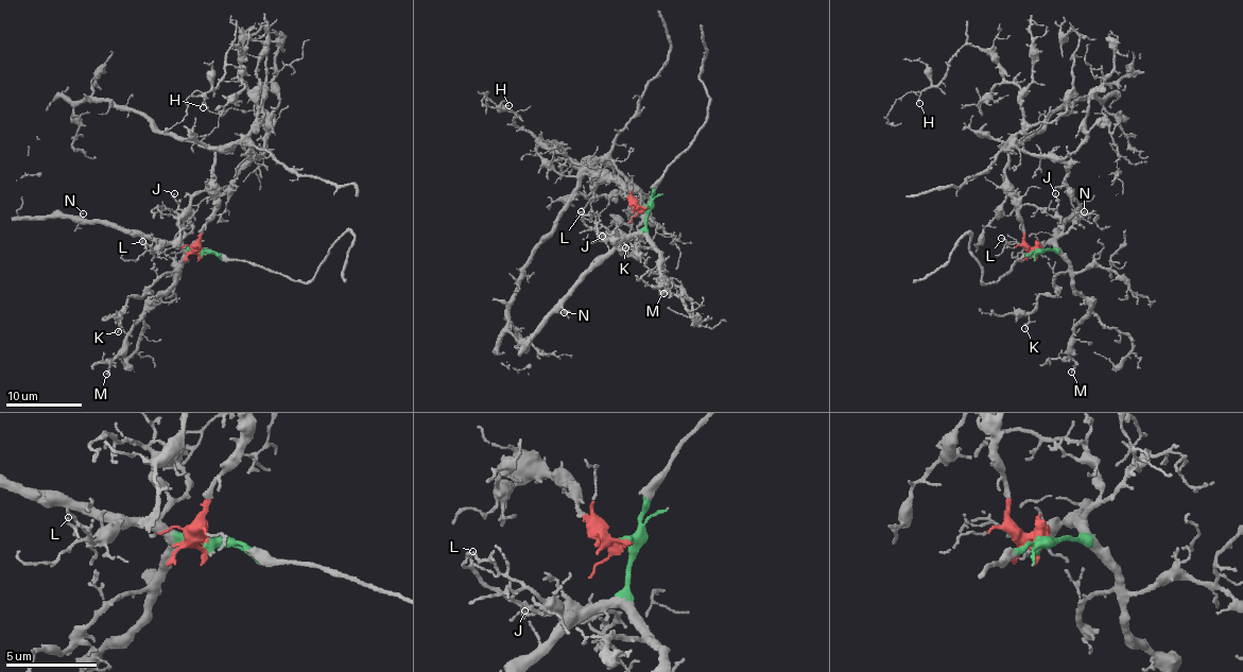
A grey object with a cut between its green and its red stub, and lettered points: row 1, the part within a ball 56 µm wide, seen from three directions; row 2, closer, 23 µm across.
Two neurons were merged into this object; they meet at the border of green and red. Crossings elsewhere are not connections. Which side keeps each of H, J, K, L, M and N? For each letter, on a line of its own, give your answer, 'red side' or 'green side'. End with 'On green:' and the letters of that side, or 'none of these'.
H: red side
J: green side
K: green side
L: green side
M: green side
N: green side
On green: J, K, L, M, N

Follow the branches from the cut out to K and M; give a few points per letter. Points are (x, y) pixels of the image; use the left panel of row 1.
K: (200, 251), (190, 251), (178, 265), (141, 296), (128, 296), (119, 314), (118, 331)
M: (200, 251), (191, 251), (182, 265), (178, 280), (145, 307), (123, 351), (113, 359), (106, 374)

